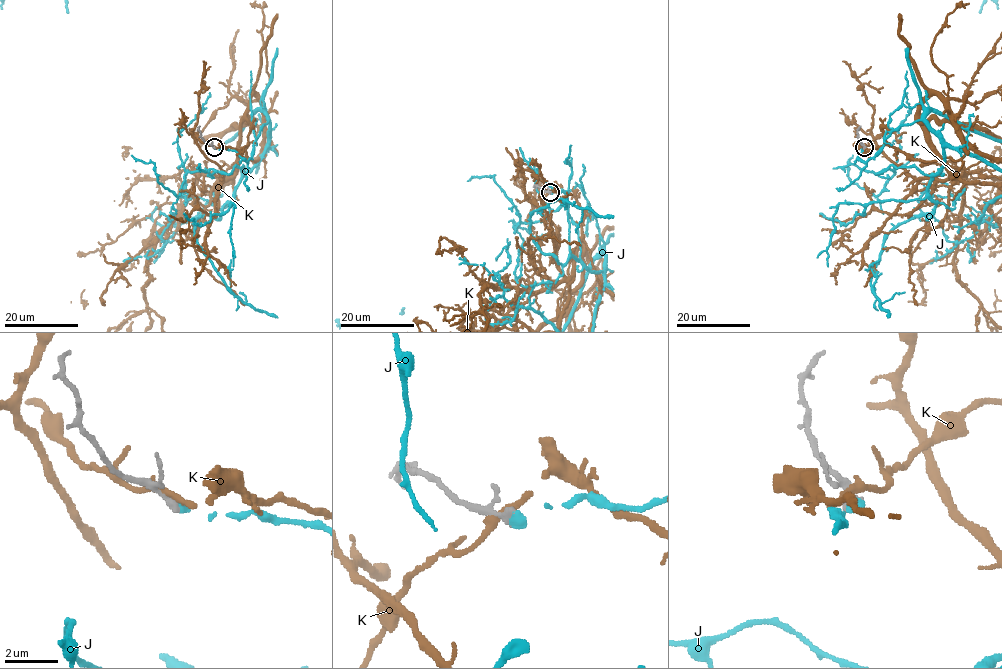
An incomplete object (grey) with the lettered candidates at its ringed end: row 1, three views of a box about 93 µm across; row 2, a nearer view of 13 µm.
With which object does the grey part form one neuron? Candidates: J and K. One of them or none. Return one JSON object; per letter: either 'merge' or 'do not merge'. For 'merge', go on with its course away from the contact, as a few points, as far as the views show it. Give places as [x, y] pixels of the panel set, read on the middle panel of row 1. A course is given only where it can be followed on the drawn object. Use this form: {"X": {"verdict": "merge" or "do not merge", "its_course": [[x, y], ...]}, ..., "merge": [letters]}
{"J": {"verdict": "merge"}, "K": {"verdict": "do not merge"}, "merge": ["J"]}

